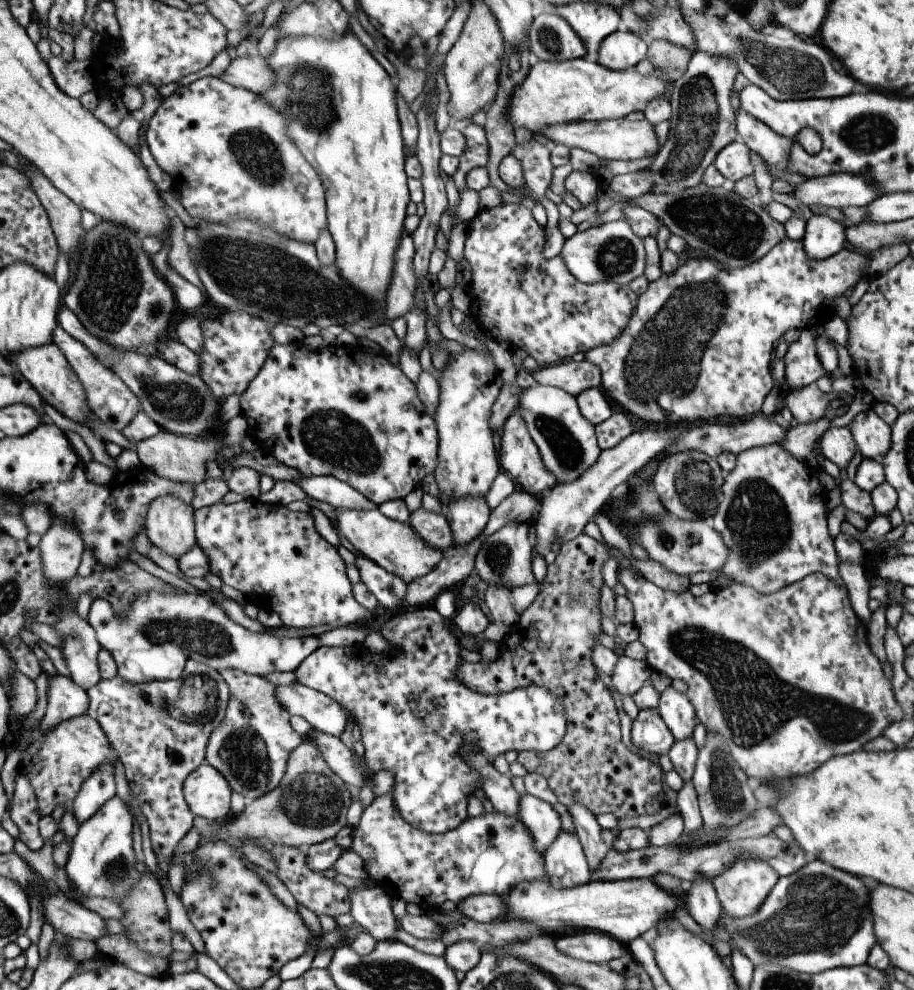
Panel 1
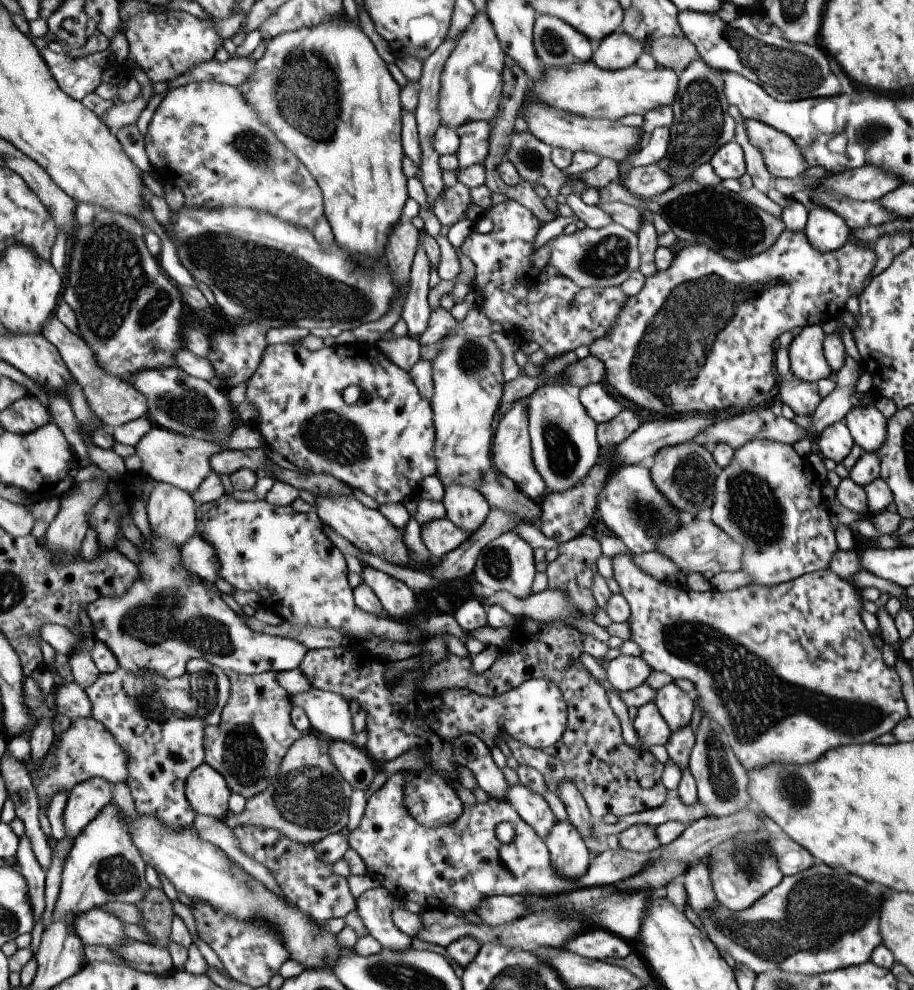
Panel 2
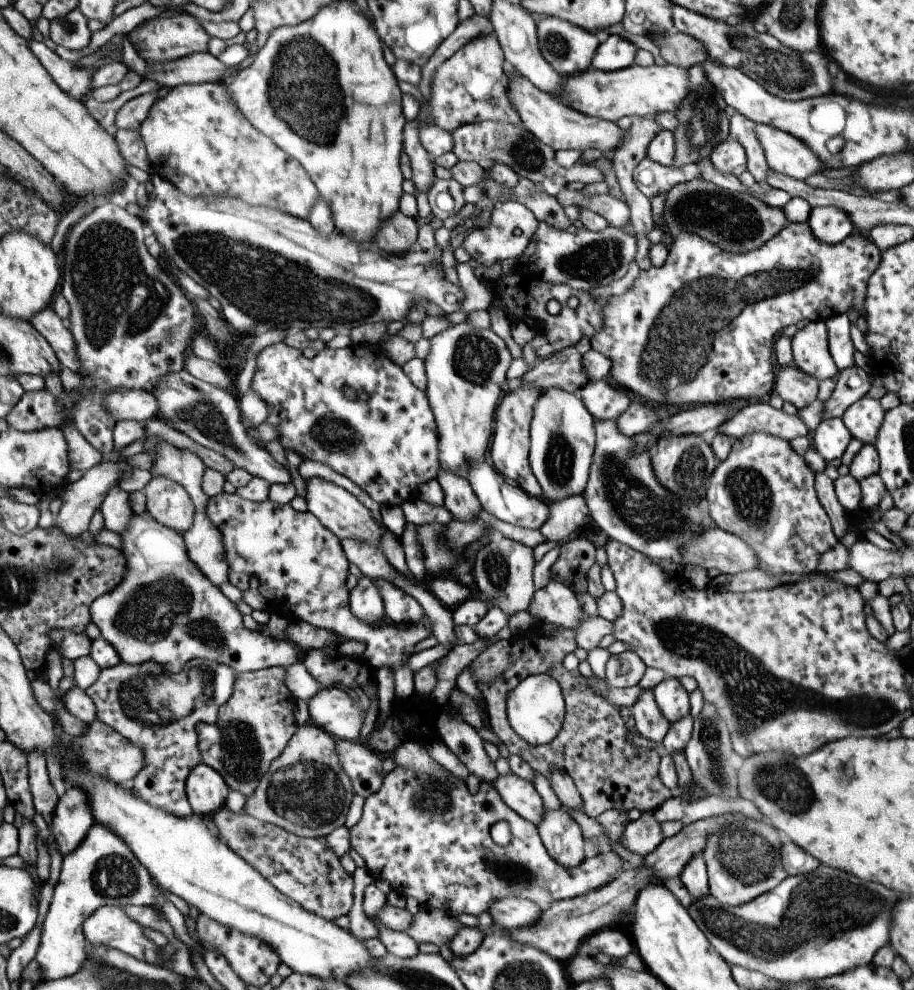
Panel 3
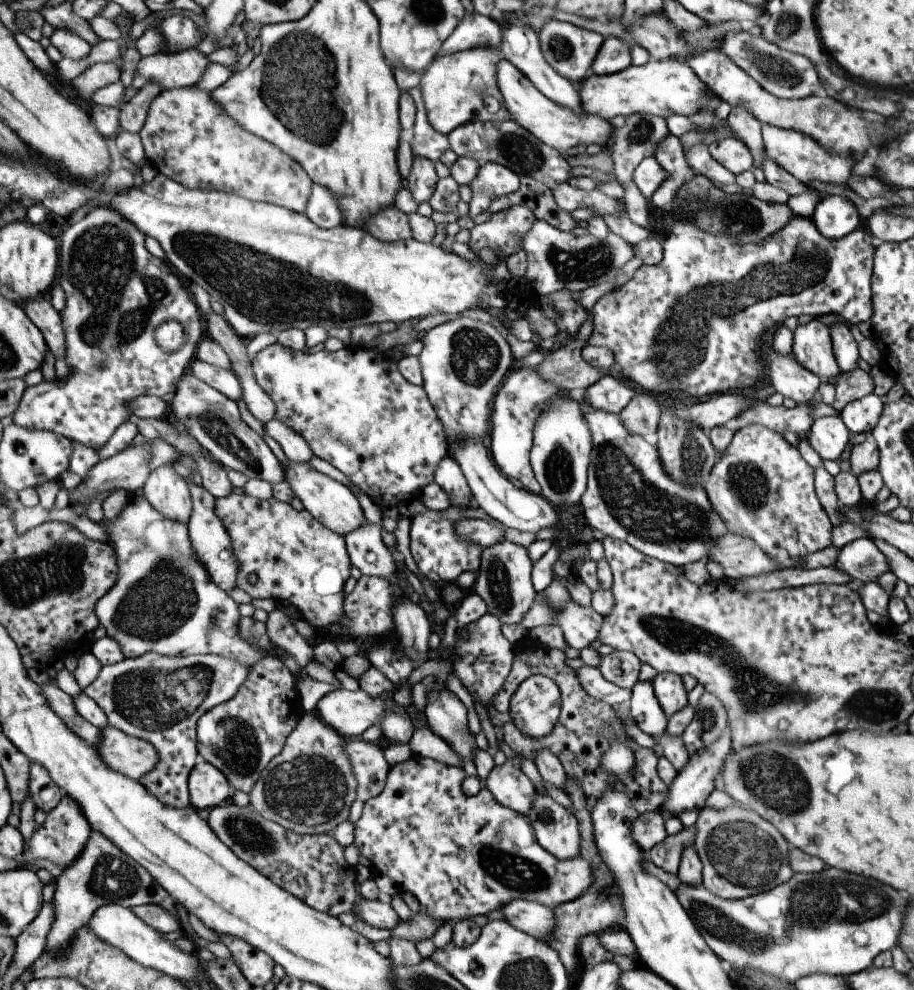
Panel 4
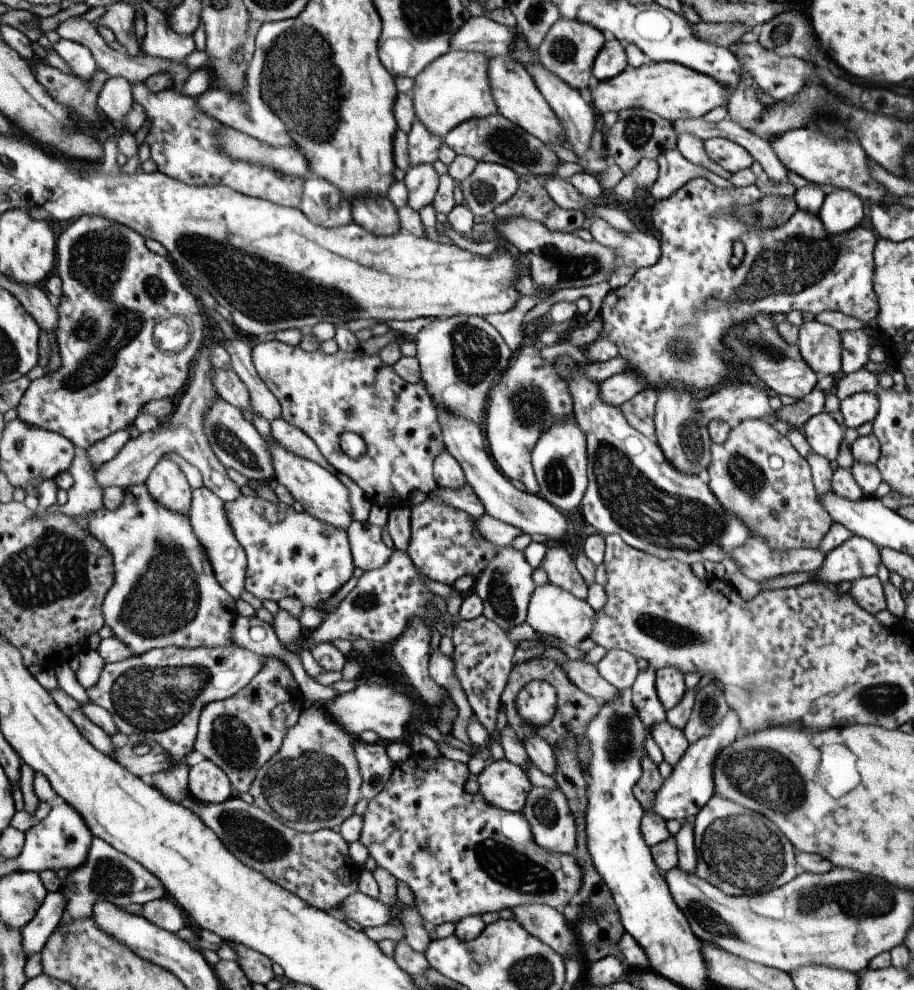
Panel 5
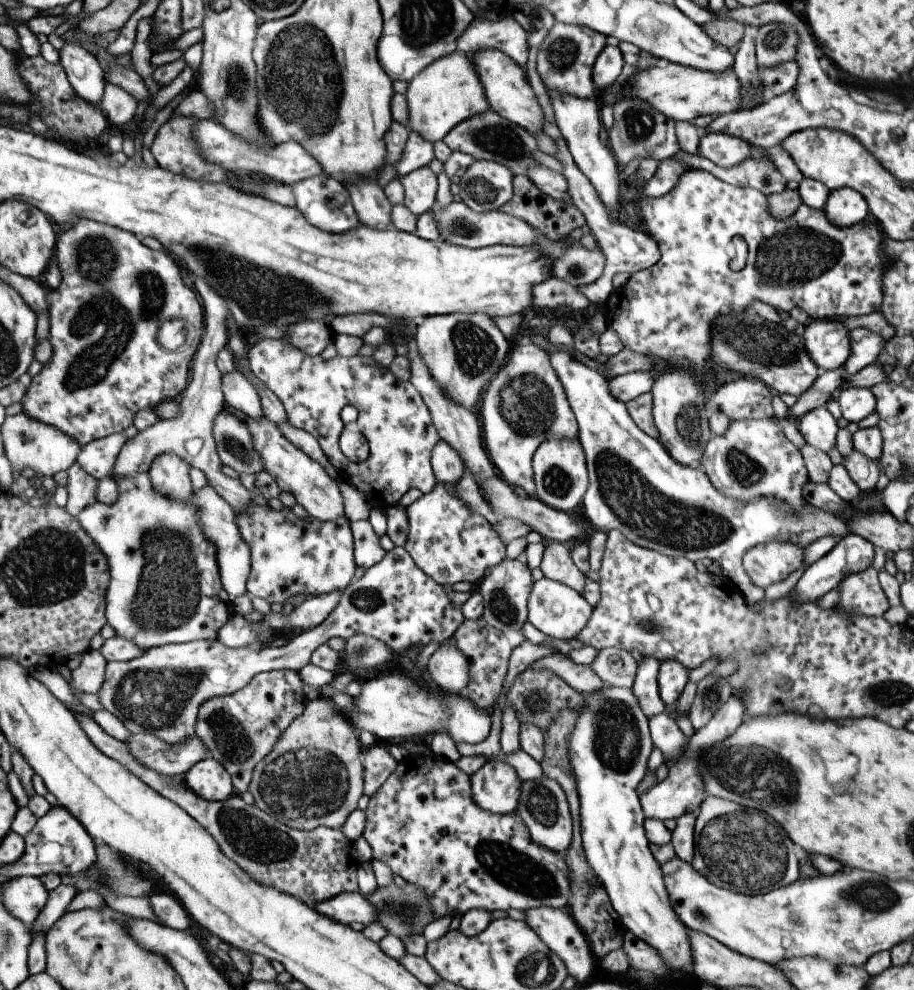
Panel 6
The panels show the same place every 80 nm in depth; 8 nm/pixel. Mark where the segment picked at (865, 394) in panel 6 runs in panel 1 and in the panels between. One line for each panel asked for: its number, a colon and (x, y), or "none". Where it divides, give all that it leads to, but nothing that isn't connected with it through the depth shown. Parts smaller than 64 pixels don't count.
1: (872, 436)
2: (867, 427)
3: (863, 418)
4: (861, 415)
5: (858, 408)

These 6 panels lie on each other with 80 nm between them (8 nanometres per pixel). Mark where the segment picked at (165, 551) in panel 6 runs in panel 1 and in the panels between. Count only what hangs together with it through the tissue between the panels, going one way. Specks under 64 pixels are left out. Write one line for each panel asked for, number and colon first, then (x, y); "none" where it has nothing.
1: (154, 642)
2: (166, 619)
3: (167, 611)
4: (165, 601)
5: (166, 594)

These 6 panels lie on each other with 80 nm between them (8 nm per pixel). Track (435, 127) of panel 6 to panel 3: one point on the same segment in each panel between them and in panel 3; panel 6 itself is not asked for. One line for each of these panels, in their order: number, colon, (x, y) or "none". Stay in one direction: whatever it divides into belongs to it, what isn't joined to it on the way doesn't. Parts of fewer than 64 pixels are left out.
3: (470, 87)
4: (459, 88)
5: (454, 88)

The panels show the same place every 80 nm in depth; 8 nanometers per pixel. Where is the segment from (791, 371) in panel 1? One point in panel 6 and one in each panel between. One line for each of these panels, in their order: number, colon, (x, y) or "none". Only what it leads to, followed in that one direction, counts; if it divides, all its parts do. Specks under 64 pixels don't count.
2: (806, 361)
3: (810, 354)
4: (811, 347)
5: (818, 345)
6: (825, 341)

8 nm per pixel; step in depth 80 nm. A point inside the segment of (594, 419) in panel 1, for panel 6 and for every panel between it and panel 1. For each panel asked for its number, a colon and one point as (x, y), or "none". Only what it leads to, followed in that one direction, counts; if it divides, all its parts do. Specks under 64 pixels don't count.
2: (601, 404)
3: (605, 401)
4: (611, 394)
5: (615, 390)
6: (625, 387)

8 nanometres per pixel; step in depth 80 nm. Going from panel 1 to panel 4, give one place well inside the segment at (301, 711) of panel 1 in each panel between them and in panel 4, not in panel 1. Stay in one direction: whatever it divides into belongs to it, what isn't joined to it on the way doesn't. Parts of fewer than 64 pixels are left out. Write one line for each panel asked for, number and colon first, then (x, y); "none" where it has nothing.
2: (330, 714)
3: (338, 712)
4: (350, 712)

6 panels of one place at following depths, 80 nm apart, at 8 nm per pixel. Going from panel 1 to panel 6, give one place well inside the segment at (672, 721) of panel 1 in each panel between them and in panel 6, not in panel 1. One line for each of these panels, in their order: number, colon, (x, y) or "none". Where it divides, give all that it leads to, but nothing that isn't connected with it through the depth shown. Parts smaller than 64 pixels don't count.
2: (675, 706)
3: (671, 700)
4: (668, 688)
5: (669, 683)
6: (671, 678)

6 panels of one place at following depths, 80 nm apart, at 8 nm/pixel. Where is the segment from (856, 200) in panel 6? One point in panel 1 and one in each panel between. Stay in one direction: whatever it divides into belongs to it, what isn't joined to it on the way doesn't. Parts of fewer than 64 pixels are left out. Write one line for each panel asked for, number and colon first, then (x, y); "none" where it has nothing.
1: (823, 237)
2: (825, 231)
3: (830, 226)
4: (834, 217)
5: (840, 211)

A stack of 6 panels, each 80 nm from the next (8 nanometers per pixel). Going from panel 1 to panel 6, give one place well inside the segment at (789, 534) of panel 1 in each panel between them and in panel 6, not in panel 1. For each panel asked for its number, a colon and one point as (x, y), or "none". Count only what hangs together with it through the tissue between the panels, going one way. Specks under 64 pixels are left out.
2: (768, 500)
3: (763, 493)
4: (760, 487)
5: (755, 475)
6: (752, 458)

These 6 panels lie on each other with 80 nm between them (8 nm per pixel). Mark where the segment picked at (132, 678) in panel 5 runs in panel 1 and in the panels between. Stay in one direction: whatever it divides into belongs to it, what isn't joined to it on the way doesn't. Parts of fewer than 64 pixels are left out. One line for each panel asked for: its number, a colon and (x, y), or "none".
1: (160, 731)
2: (161, 723)
3: (157, 711)
4: (160, 699)

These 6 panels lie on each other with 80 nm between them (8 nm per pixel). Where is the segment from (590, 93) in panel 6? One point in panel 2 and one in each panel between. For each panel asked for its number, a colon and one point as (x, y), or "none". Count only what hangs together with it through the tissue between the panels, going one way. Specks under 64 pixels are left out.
2: (556, 44)
3: (568, 49)
4: (569, 50)
5: (568, 49)

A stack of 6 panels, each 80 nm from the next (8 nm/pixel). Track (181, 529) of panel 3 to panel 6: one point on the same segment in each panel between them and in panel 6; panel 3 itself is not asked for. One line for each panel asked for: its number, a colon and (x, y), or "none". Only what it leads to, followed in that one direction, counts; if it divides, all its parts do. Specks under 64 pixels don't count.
4: (167, 491)
5: (168, 484)
6: (170, 474)

